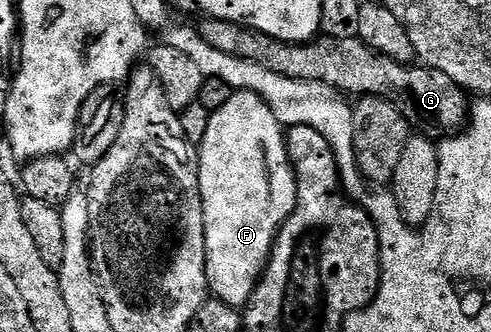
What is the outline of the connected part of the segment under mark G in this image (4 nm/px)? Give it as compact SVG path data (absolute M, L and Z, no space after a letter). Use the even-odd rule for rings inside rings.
M205 19L196 26L203 40L217 51L235 59L249 60L275 75L291 80L314 81L335 88L342 95L353 99L378 97L391 103L409 120L410 126L433 139L454 136L466 128L466 94L443 71L418 67L413 63L402 63L396 57L376 53L360 37L335 39L326 35L318 36L308 43L288 43L256 33L226 21Z

